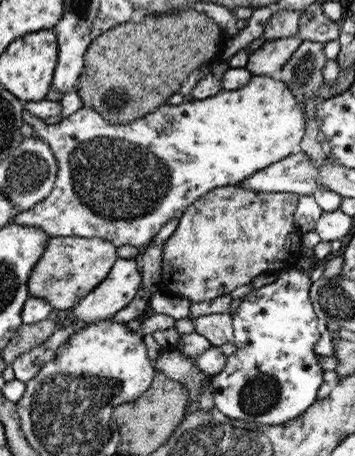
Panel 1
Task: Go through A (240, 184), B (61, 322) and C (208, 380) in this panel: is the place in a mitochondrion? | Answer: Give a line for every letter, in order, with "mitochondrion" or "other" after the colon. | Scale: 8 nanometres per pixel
A: other
B: other
C: other

